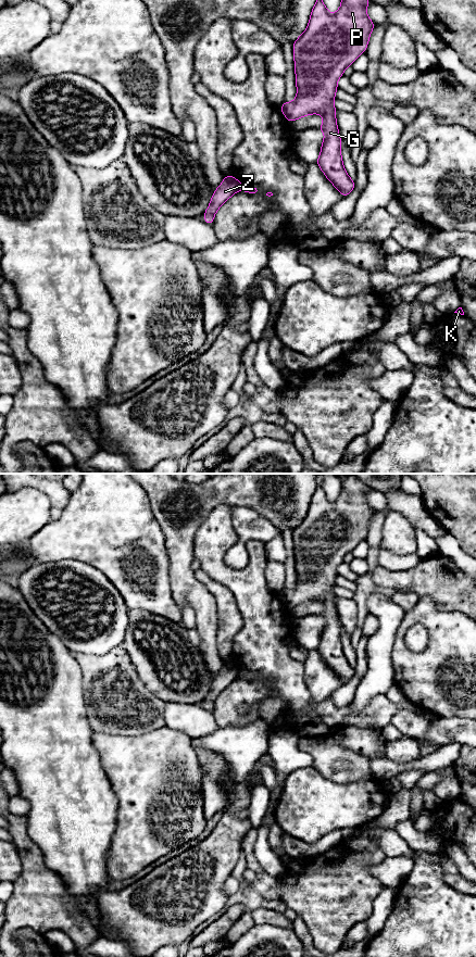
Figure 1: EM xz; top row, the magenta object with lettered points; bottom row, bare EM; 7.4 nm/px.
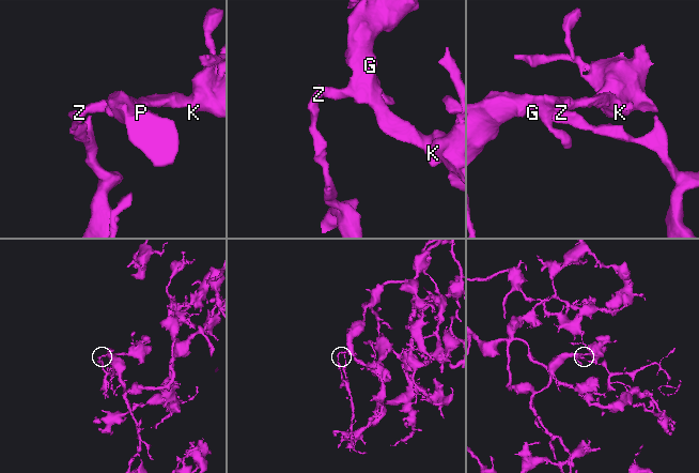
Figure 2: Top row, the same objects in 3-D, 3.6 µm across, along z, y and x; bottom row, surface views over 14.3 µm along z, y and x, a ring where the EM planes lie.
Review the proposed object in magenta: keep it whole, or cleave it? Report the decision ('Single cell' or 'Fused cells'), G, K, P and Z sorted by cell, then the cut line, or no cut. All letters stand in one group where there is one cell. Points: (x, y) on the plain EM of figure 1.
Fused cells. Groups: G K P / Z. Split along xz (238, 668), (236, 677)

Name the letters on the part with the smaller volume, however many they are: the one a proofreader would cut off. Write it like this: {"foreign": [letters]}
{"foreign": ["Z"]}

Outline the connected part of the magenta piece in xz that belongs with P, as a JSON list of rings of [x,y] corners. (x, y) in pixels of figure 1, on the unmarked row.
[[[348,474],[341,482],[339,496],[336,500],[329,500],[323,489],[322,478],[317,480],[308,514],[292,530],[297,584],[292,589],[284,589],[279,593],[290,609],[310,601],[323,602],[324,609],[317,616],[325,620],[325,625],[316,651],[342,684],[353,678],[355,668],[348,663],[341,645],[342,629],[336,607],[335,580],[338,576],[337,568],[343,562],[343,557],[352,552],[360,541],[365,540],[371,519],[377,512],[369,506],[366,500],[366,493],[371,489],[356,476]]]

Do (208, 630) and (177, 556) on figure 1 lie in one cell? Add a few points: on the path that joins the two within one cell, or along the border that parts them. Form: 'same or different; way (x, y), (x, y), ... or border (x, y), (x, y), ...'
same; way (207, 612), (204, 604), (184, 583), (182, 575)

